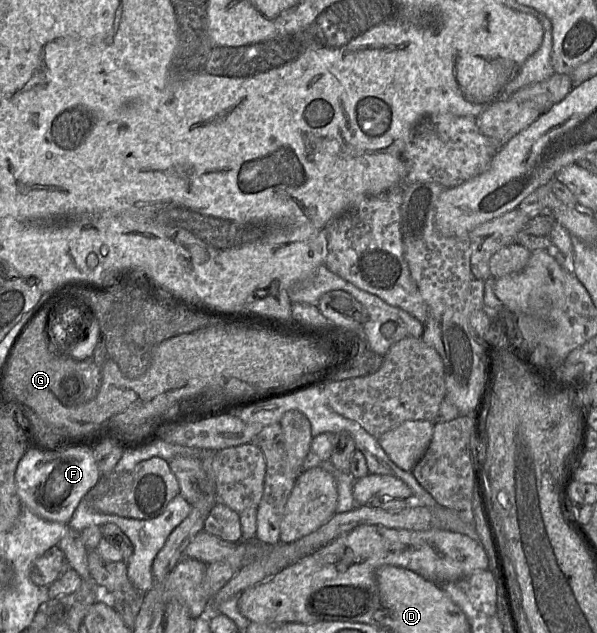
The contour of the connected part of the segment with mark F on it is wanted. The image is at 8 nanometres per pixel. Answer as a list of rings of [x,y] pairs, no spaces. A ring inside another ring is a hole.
[[[69,448],[60,452],[43,452],[29,449],[20,459],[16,472],[16,492],[22,504],[22,510],[27,509],[38,517],[53,522],[68,525],[80,501],[98,483],[101,474],[98,470],[93,450],[87,448]]]

